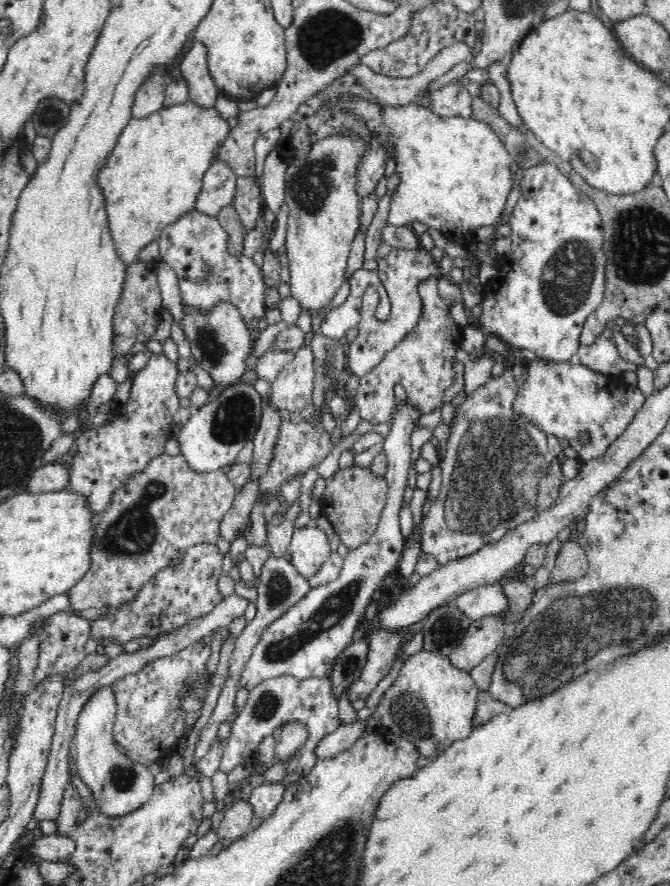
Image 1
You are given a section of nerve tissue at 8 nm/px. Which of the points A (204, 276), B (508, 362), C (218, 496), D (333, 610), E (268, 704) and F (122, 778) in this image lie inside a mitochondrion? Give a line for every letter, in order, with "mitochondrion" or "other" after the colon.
A: mitochondrion
B: other
C: other
D: mitochondrion
E: mitochondrion
F: mitochondrion

